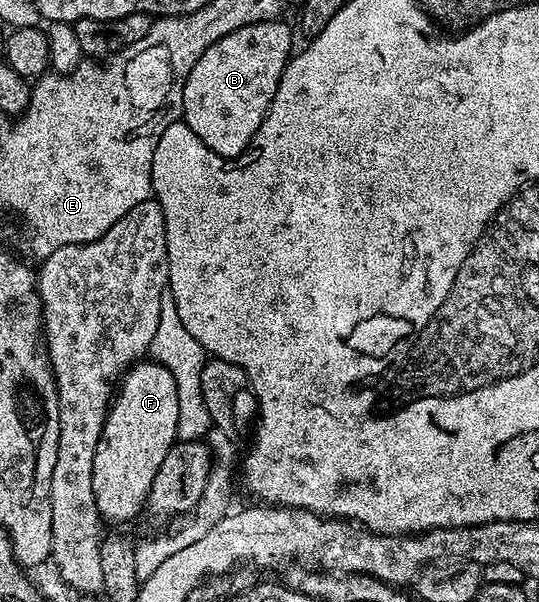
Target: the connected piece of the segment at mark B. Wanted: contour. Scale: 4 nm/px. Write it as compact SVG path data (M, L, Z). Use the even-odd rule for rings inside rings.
M266 20L253 21L251 25L240 27L224 35L224 39L212 43L212 47L208 47L204 55L200 55L196 67L192 67L184 83L181 120L186 122L186 126L209 149L216 151L221 157L239 157L250 146L250 140L254 138L260 123L265 119L278 90L282 73L292 56L290 44L293 43L294 37L290 34L289 27L282 21Z

